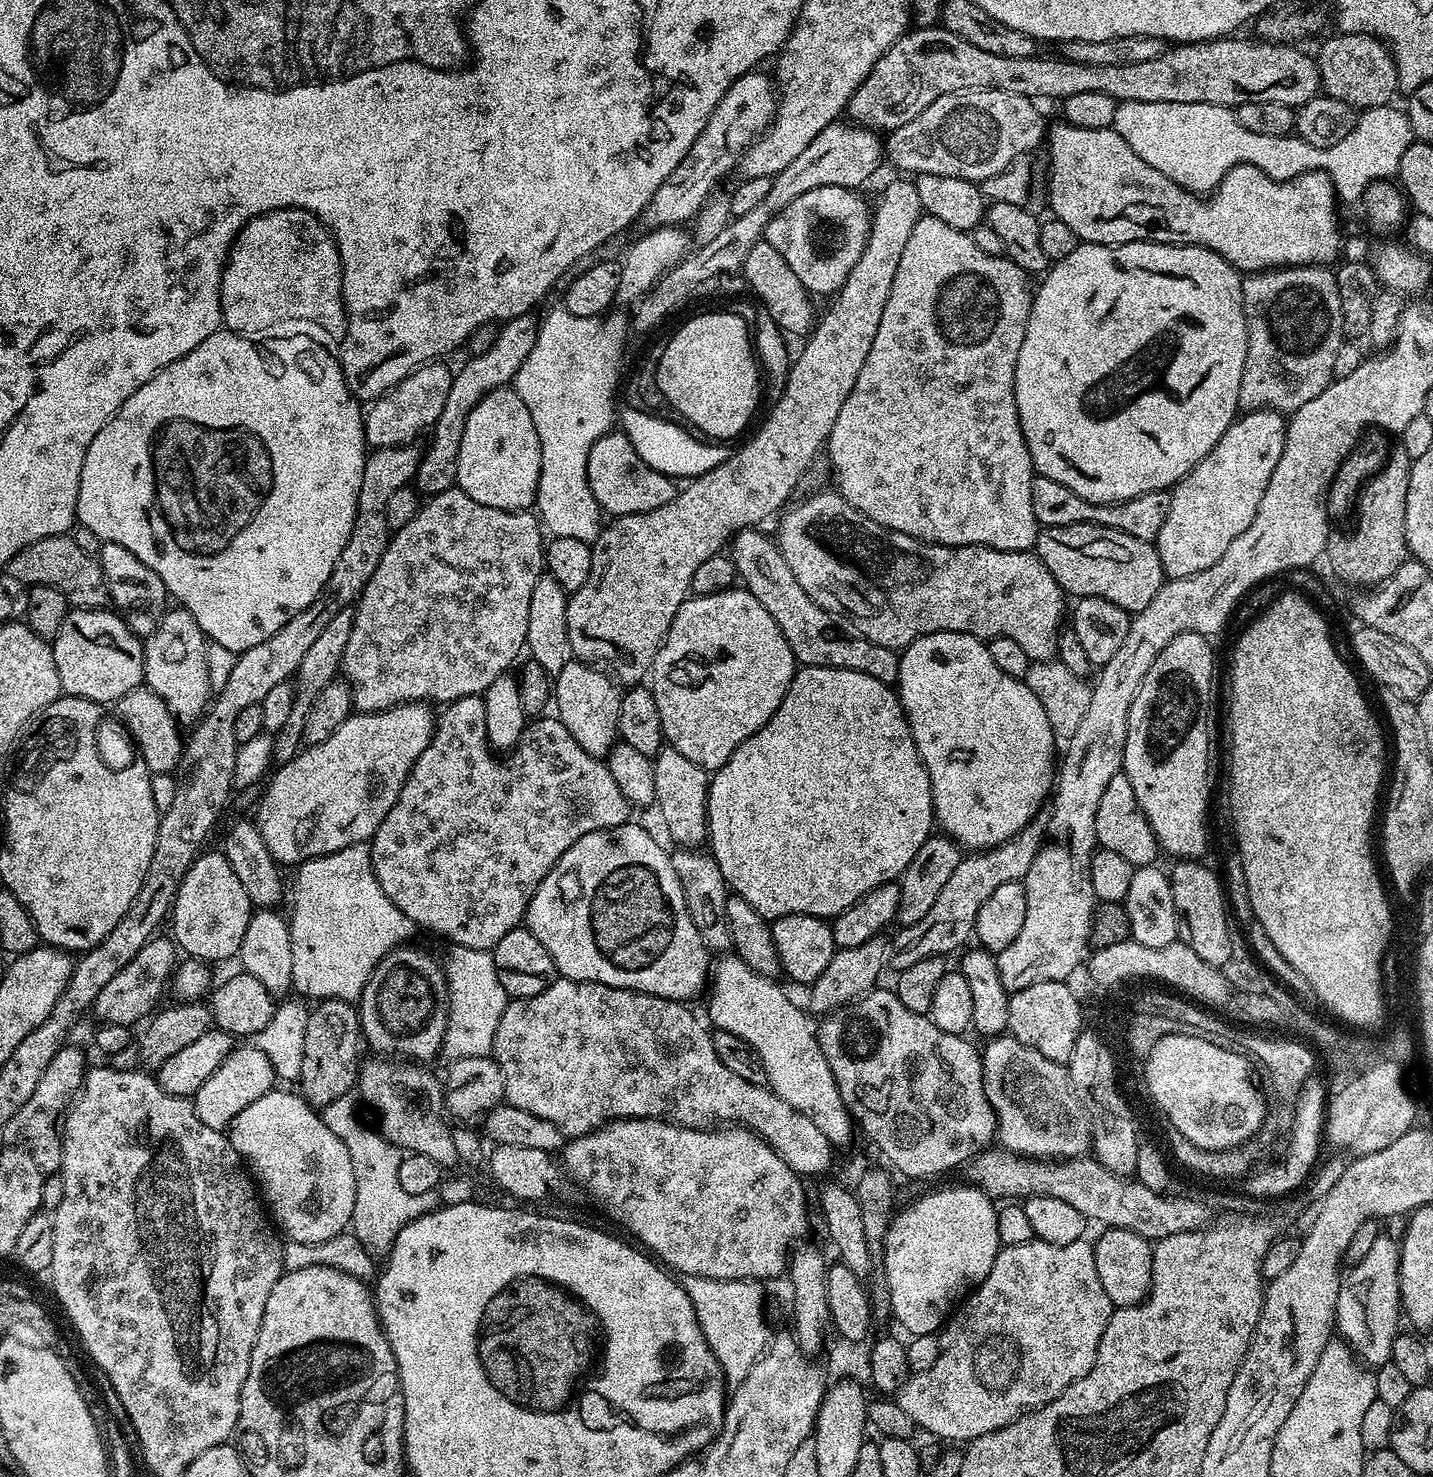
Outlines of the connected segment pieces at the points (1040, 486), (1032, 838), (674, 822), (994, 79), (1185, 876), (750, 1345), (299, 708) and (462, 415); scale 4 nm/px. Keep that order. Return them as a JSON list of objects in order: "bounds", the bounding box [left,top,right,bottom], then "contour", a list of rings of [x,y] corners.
[{"bounds":[1030,475,1171,541],"contour":[[[1033,475],[1030,482],[1030,506],[1034,506],[1034,518],[1037,524],[1050,526],[1074,526],[1075,524],[1097,524],[1103,528],[1122,530],[1139,540],[1155,541],[1166,513],[1170,510],[1171,491],[1147,492],[1138,498],[1123,500],[1117,504],[1095,504],[1086,498],[1078,498],[1074,490],[1062,486],[1062,482],[1054,482],[1054,478]]]},{"bounds":[890,810,1048,970],"contour":[[[1041,810],[1035,818],[1014,838],[1000,844],[997,848],[981,851],[979,854],[965,855],[958,862],[954,874],[950,874],[946,886],[942,886],[934,906],[918,922],[900,928],[897,936],[890,940],[890,964],[899,970],[906,966],[914,966],[914,962],[922,962],[922,958],[931,956],[947,957],[955,948],[963,949],[967,940],[974,936],[978,910],[982,910],[982,902],[998,890],[998,886],[1006,886],[1006,882],[1023,881],[1024,875],[1034,866],[1034,858],[1041,844],[1046,839],[1048,830],[1047,811]]]},{"bounds":[653,747,709,849],"contour":[[[670,747],[661,748],[653,759],[654,766],[654,801],[660,807],[660,816],[668,827],[668,832],[677,841],[677,845],[695,849],[708,839],[708,781],[709,773],[698,767],[690,758],[678,754]]]},{"bounds":[846,26,1321,130],"contour":[[[933,26],[931,28],[913,27],[904,33],[899,40],[894,42],[894,46],[890,46],[890,50],[886,50],[886,54],[882,54],[882,58],[878,58],[878,62],[874,66],[874,70],[870,70],[867,79],[864,80],[862,86],[858,88],[849,102],[846,112],[853,121],[859,122],[863,127],[873,130],[893,130],[900,126],[906,125],[912,119],[917,118],[922,110],[926,110],[935,99],[942,98],[943,95],[950,95],[951,92],[968,92],[968,91],[1010,91],[1012,94],[1029,96],[1031,98],[1039,98],[1045,96],[1048,100],[1056,100],[1063,102],[1066,98],[1070,98],[1070,94],[1083,94],[1090,90],[1098,90],[1102,94],[1110,94],[1110,98],[1114,98],[1118,102],[1186,102],[1187,104],[1209,104],[1210,106],[1222,106],[1223,108],[1235,109],[1242,106],[1246,102],[1282,102],[1282,106],[1290,106],[1297,109],[1301,104],[1310,102],[1321,91],[1320,87],[1320,71],[1316,65],[1315,59],[1311,55],[1300,49],[1300,46],[1293,46],[1288,42],[1257,42],[1252,40],[1236,40],[1240,38],[1217,38],[1214,40],[1205,40],[1198,44],[1176,44],[1175,46],[1165,47],[1164,53],[1158,58],[1150,58],[1147,62],[1137,62],[1135,66],[1086,66],[1082,62],[1070,62],[1063,58],[1055,58],[1056,60],[1042,60],[1041,55],[1034,55],[1030,58],[1002,58],[1000,54],[989,54],[986,50],[978,50],[978,46],[970,46],[970,42],[966,42],[958,34],[954,34],[950,30],[946,30],[942,26]]]},{"bounds":[1170,858,1230,969],"contour":[[[1184,858],[1170,868],[1172,893],[1174,894],[1174,910],[1182,929],[1182,940],[1198,954],[1202,962],[1223,969],[1230,958],[1229,931],[1226,930],[1226,920],[1230,917],[1230,908],[1226,903],[1226,889],[1221,877],[1216,876],[1207,868],[1192,858]]]},{"bounds":[682,1276,770,1386],"contour":[[[684,1276],[682,1283],[725,1381],[732,1386],[740,1384],[770,1343],[770,1331],[764,1321],[765,1285],[759,1280],[715,1280],[701,1276]]]},{"bounds":[272,607,353,766],"contour":[[[347,607],[342,609],[334,618],[330,618],[329,624],[318,633],[318,639],[308,647],[307,653],[298,665],[298,670],[294,677],[295,694],[294,705],[286,716],[286,722],[274,733],[272,742],[272,764],[279,766],[290,762],[301,751],[304,739],[304,723],[308,717],[310,706],[314,698],[322,691],[331,680],[337,679],[338,669],[342,660],[342,654],[346,648],[346,642],[350,640],[350,630],[352,629],[353,609]]]},{"bounds":[414,314,537,498],"contour":[[[532,314],[515,316],[513,320],[503,321],[494,338],[494,346],[490,346],[486,354],[468,358],[460,369],[458,367],[455,369],[450,394],[446,398],[446,406],[442,406],[442,414],[438,414],[435,424],[430,429],[432,441],[429,442],[428,449],[426,447],[423,449],[420,465],[416,468],[414,487],[417,493],[431,498],[456,484],[458,450],[462,442],[462,430],[466,426],[466,418],[470,410],[478,402],[482,402],[486,394],[513,383],[519,367],[534,347],[537,325],[537,317]]]}]

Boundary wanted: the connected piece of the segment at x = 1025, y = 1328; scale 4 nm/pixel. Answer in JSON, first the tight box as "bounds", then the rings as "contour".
{"bounds":[894,1238,1113,1442],"contour":[[[1033,1238],[1020,1245],[1001,1247],[999,1254],[995,1256],[990,1274],[963,1299],[963,1302],[951,1313],[951,1316],[941,1327],[938,1334],[938,1357],[934,1360],[934,1365],[930,1366],[929,1370],[909,1375],[908,1379],[897,1388],[894,1400],[912,1418],[914,1424],[921,1431],[924,1429],[932,1433],[929,1435],[937,1439],[948,1440],[946,1442],[960,1442],[956,1440],[971,1442],[976,1440],[982,1434],[1001,1429],[1002,1426],[1009,1425],[1010,1422],[1025,1413],[1032,1412],[1034,1409],[1048,1404],[1058,1394],[1064,1392],[1068,1386],[1072,1385],[1074,1381],[1083,1378],[1093,1368],[1093,1362],[1096,1360],[1097,1344],[1101,1340],[1102,1331],[1106,1328],[1106,1322],[1112,1317],[1113,1311],[1106,1290],[1102,1289],[1102,1282],[1098,1279],[1097,1266],[1094,1265],[1093,1243],[1089,1239],[1070,1242],[1069,1245],[1065,1246],[1054,1246],[1052,1243]]]}

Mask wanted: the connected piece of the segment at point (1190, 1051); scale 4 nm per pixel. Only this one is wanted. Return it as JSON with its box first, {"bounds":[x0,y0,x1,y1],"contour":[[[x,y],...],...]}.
{"bounds":[1142,1034,1265,1151],"contour":[[[1170,1034],[1164,1036],[1161,1041],[1157,1043],[1148,1056],[1143,1057],[1142,1064],[1144,1064],[1144,1084],[1148,1087],[1148,1096],[1154,1103],[1160,1107],[1160,1112],[1165,1116],[1167,1123],[1177,1128],[1178,1132],[1182,1134],[1189,1145],[1201,1148],[1202,1151],[1226,1151],[1228,1149],[1239,1149],[1248,1140],[1252,1139],[1265,1127],[1264,1124],[1264,1100],[1260,1097],[1260,1092],[1256,1089],[1257,1081],[1248,1075],[1248,1068],[1250,1067],[1250,1060],[1248,1056],[1242,1054],[1230,1053],[1219,1046],[1214,1046],[1213,1043],[1208,1042],[1205,1038],[1188,1037],[1186,1034]]]}

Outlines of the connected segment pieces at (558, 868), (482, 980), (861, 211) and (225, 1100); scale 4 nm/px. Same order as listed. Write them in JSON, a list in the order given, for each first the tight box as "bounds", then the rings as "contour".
[{"bounds":[524,822,710,1002],"contour":[[[635,822],[619,824],[617,828],[603,828],[601,832],[591,832],[578,838],[578,842],[574,842],[574,846],[570,846],[570,850],[562,854],[562,858],[552,867],[550,874],[542,878],[538,890],[534,890],[528,903],[528,912],[524,916],[524,924],[530,930],[530,934],[534,934],[534,938],[538,938],[542,946],[546,946],[557,973],[566,980],[589,980],[611,988],[629,988],[663,1000],[681,1002],[691,1001],[691,996],[698,995],[700,991],[701,995],[710,980],[710,949],[702,942],[702,938],[698,938],[698,930],[694,930],[694,922],[690,918],[690,912],[686,910],[682,884],[678,882],[678,874],[674,874],[669,849],[664,849],[646,829],[639,828]]]},{"bounds":[440,946,509,1062],"contour":[[[459,946],[451,949],[448,964],[443,965],[448,978],[448,1029],[440,1047],[440,1056],[451,1062],[462,1058],[478,1058],[491,1053],[498,1022],[506,1010],[509,994],[498,982],[491,951],[470,950]]]},{"bounds":[763,186,872,297],"contour":[[[818,186],[818,190],[806,190],[806,194],[794,198],[794,202],[783,208],[764,228],[763,239],[768,240],[770,246],[774,246],[778,254],[782,254],[782,258],[786,258],[790,270],[798,274],[802,286],[817,297],[818,295],[831,297],[840,291],[850,270],[854,270],[858,258],[862,258],[864,247],[868,245],[872,212],[870,204],[867,204],[860,195],[859,191],[842,186]]]},{"bounds":[194,1046,277,1129],"contour":[[[251,1046],[233,1047],[222,1066],[218,1066],[218,1070],[214,1070],[214,1074],[210,1074],[210,1078],[206,1078],[206,1082],[202,1082],[202,1086],[196,1091],[194,1103],[198,1118],[211,1128],[227,1129],[233,1118],[242,1114],[246,1106],[250,1106],[250,1102],[262,1098],[262,1094],[273,1091],[275,1084],[272,1083],[277,1083],[277,1080],[277,1074],[270,1066],[270,1058],[266,1058],[262,1050]]]}]

